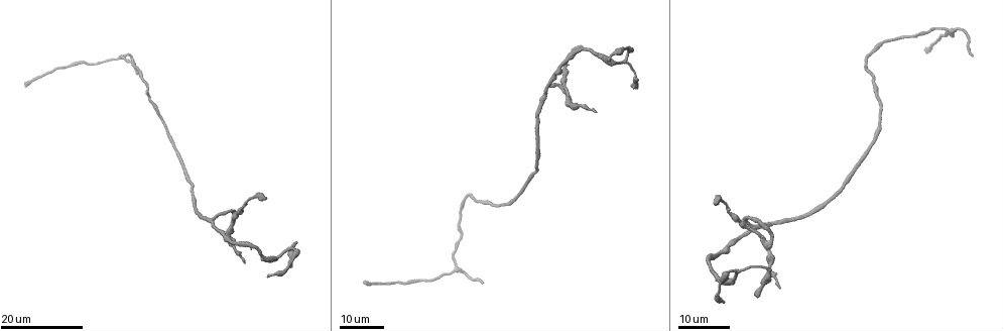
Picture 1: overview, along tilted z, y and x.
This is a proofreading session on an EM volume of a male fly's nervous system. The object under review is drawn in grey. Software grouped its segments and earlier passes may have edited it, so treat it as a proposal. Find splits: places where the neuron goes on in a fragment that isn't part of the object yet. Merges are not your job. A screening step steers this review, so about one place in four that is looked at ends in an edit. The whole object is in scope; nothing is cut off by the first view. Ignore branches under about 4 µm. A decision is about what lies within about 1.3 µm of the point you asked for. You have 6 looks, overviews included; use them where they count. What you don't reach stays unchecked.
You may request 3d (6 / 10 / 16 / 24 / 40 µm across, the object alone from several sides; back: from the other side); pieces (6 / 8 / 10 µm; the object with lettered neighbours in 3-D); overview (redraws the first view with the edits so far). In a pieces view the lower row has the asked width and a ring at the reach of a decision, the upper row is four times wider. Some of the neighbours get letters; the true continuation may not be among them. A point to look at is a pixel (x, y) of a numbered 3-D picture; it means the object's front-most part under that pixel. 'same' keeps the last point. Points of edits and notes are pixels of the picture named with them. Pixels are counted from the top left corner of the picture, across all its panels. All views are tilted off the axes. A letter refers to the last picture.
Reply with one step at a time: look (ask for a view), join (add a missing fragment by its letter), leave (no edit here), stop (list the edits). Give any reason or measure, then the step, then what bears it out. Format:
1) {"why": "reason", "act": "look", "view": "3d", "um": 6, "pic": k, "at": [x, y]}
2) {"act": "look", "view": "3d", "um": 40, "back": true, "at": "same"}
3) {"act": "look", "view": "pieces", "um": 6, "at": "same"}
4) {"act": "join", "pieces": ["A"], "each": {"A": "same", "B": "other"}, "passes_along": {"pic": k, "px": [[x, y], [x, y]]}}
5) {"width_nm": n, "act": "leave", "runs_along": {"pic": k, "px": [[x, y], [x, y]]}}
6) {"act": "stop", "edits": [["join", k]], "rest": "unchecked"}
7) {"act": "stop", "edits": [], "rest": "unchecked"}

{"why": "end of a long branch", "act": "look", "view": "3d", "um": 24, "pic": 1, "at": [366, 281]}

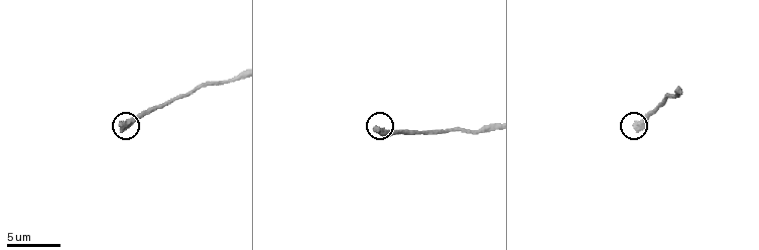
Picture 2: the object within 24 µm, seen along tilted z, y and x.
{"act": "look", "view": "pieces", "um": 8, "pic": 2, "at": [375, 131]}

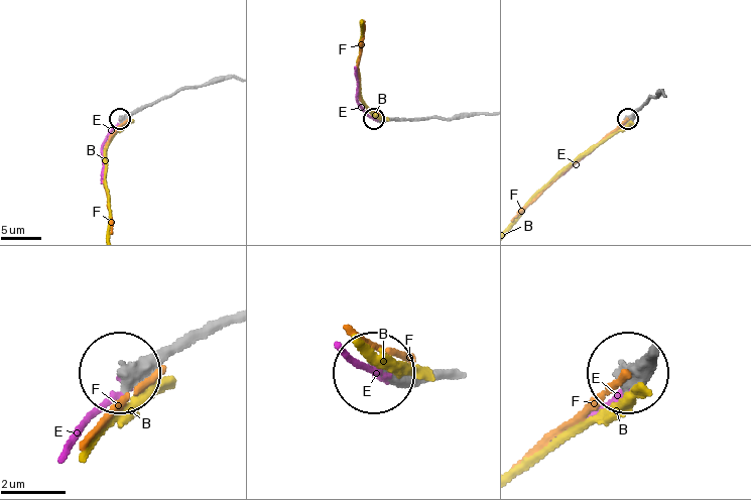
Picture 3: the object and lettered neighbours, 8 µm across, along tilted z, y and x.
{"width_nm": 480, "act": "join", "pieces": ["E"], "each": {"B": "other", "E": "same", "F": "other"}, "passes_along": {"pic": 3, "px": [[437, 380], [391, 382], [342, 351]]}, "found": "it goes on there"}

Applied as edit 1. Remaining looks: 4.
{"act": "look", "view": "overview"}

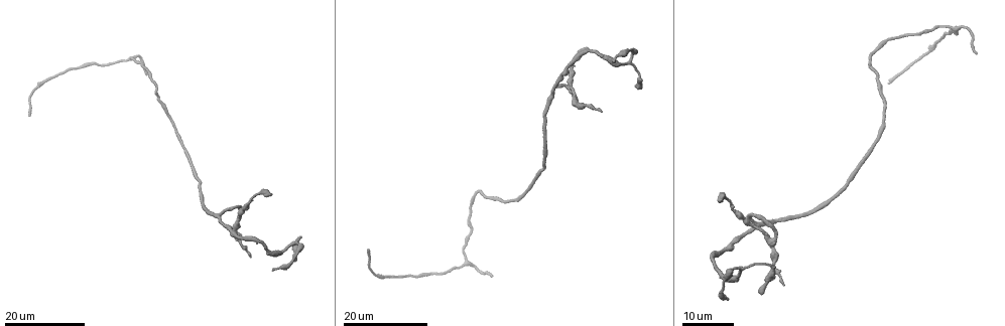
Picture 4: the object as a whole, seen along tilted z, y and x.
{"act": "look", "view": "3d", "um": 24, "pic": 4, "at": [29, 116]}

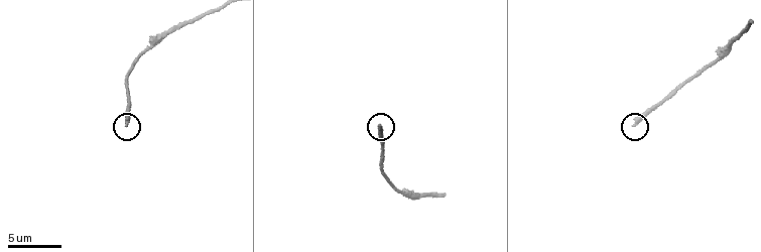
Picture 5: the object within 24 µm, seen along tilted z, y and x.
{"act": "look", "view": "pieces", "um": 6, "pic": 5, "at": [379, 126]}

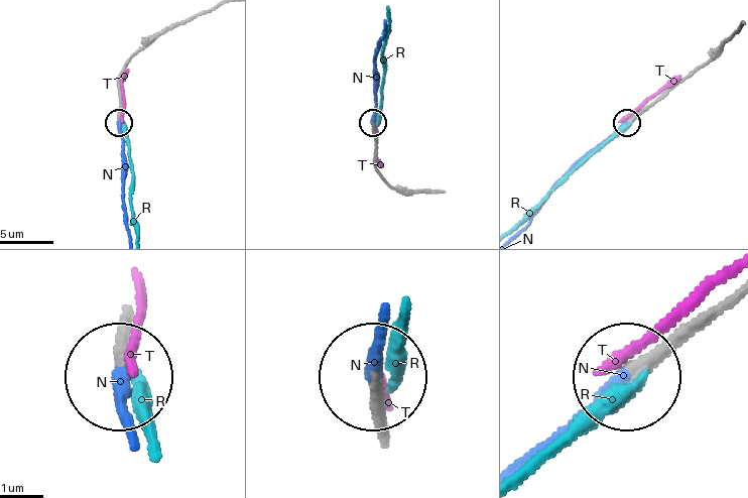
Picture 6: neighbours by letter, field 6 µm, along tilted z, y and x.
{"act": "join", "pieces": ["N"], "each": {"N": "same", "R": "other", "T": "other"}, "passes_along": {"pic": 6, "px": [[131, 320], [130, 421]]}, "found": "the neuron continues"}

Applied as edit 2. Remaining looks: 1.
{"act": "stop", "edits": [["join", 3], ["join", 6]], "rest": "unchecked"}

